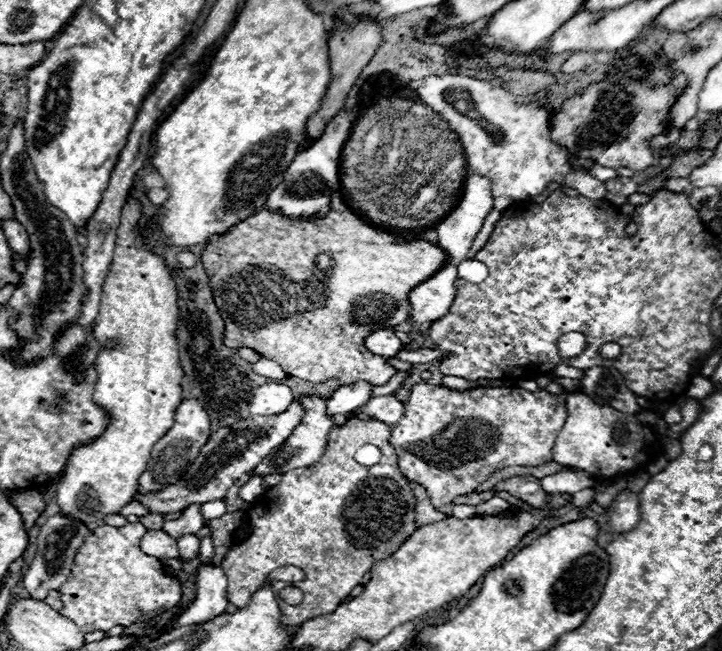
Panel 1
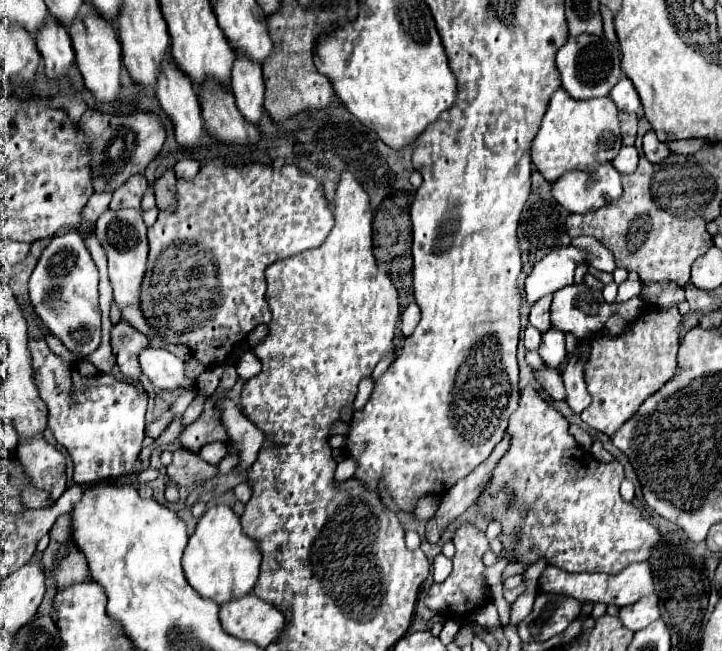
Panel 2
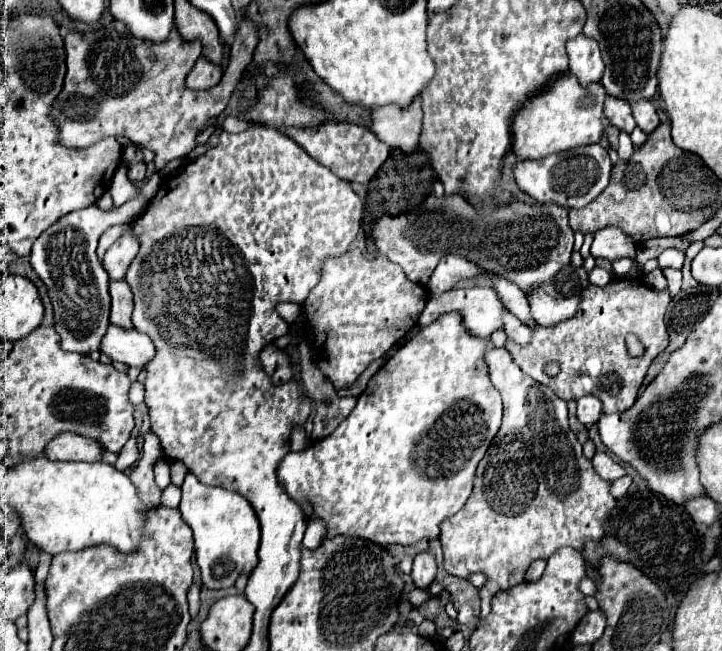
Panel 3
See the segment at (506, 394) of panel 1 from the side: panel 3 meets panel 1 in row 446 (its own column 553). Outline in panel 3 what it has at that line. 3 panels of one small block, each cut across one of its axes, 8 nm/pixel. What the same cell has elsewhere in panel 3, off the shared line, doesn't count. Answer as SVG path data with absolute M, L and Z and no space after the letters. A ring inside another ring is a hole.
M490 346L484 360L488 364L492 384L502 394L504 420L496 438L492 440L492 446L478 464L470 498L460 512L440 524L446 572L460 578L466 578L472 572L482 572L486 576L486 584L480 588L481 618L490 613L490 602L496 592L510 590L524 582L524 574L534 560L548 560L562 546L580 550L588 540L598 542L604 536L604 518L616 506L616 500L610 494L610 482L596 474L592 462L582 456L582 444L578 442L576 434L572 434L568 428L566 402L556 398L544 384L526 376L514 364L504 346Z

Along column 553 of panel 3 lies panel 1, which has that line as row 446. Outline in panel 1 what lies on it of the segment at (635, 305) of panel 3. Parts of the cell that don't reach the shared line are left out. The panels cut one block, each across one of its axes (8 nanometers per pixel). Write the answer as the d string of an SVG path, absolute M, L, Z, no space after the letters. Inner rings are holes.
M348 418L346 426L334 426L328 436L328 446L324 456L308 466L308 468L296 468L286 474L282 474L280 484L264 492L258 500L252 502L252 508L248 514L250 524L250 536L228 550L224 562L220 564L226 578L228 578L228 602L236 608L244 608L250 604L252 594L264 584L266 576L278 568L278 566L298 566L306 572L306 580L298 582L298 588L306 594L306 598L298 606L290 606L284 600L280 600L282 608L282 624L284 626L298 626L304 620L330 614L336 606L342 604L342 600L350 594L354 586L360 584L364 574L378 562L394 554L406 538L416 530L414 510L416 510L416 498L410 488L410 482L400 474L396 452L388 444L390 438L390 426L374 420L358 420ZM372 444L380 448L382 458L374 466L362 466L354 460L356 448Z

